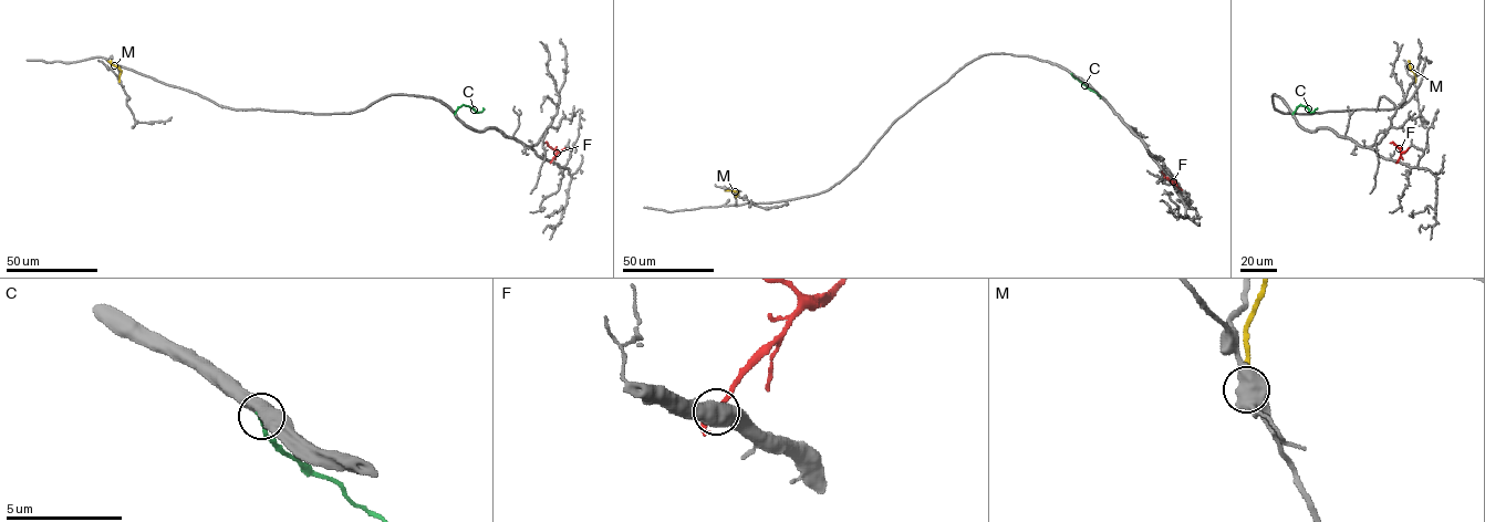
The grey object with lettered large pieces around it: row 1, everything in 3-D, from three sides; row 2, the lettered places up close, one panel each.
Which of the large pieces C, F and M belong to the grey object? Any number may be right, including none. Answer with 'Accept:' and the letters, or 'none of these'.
Accept: none of these

